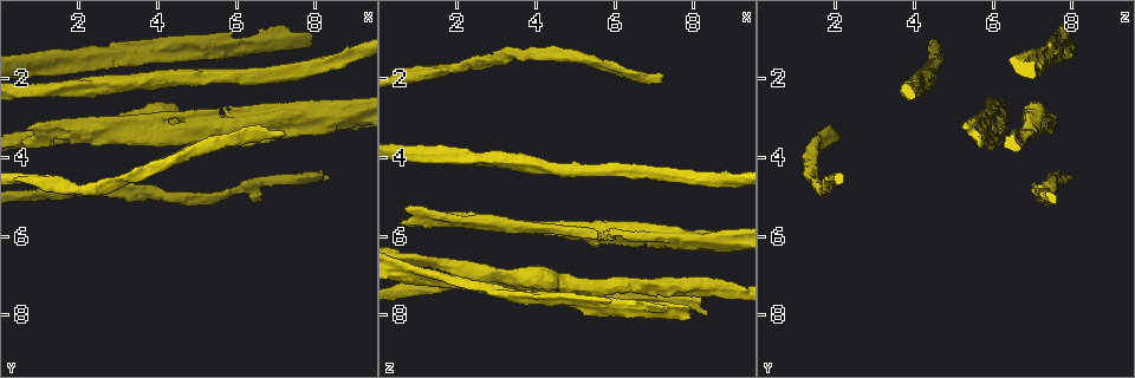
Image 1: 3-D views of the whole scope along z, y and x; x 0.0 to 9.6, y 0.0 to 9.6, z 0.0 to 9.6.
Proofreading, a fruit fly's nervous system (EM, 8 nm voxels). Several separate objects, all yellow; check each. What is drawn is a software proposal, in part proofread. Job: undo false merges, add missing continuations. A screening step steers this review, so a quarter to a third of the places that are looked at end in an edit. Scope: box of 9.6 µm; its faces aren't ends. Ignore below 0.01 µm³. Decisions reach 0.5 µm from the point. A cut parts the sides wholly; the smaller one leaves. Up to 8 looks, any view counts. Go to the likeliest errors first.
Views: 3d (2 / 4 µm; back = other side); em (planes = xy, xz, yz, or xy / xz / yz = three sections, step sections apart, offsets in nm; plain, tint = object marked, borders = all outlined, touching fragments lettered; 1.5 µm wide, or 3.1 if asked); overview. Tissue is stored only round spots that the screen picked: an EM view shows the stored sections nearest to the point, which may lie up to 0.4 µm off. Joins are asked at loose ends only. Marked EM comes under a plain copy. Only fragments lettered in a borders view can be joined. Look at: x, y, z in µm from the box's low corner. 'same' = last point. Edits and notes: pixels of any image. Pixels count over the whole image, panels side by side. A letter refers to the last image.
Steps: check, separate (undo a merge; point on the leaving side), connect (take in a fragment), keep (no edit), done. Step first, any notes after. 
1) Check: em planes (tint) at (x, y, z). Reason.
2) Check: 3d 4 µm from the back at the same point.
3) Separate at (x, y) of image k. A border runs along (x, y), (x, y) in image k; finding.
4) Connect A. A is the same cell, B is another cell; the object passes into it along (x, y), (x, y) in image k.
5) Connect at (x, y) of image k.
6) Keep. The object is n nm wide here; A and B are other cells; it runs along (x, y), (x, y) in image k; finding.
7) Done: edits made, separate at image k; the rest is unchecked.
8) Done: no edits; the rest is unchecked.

Check: em planes (borders) at (7.25, 3.40, 1.95). An open end.

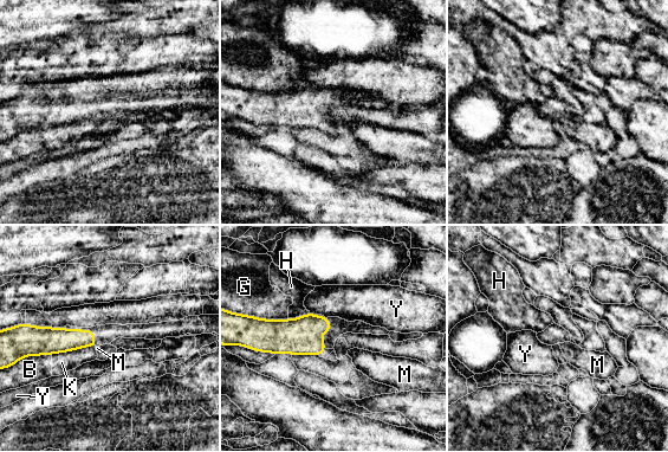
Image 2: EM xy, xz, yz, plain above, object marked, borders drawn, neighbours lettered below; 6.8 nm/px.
Keep. B, G, H, K, M and Y are other cells; none of them fits.

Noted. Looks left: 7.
Check: em planes (tint) at (8.40, 4.45, 7.95).

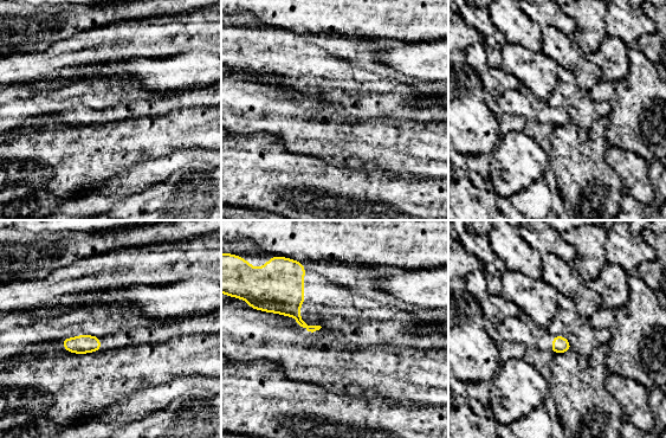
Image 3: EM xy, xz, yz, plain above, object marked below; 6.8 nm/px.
Check: em planes (borders) at the same point. See the neighbours.

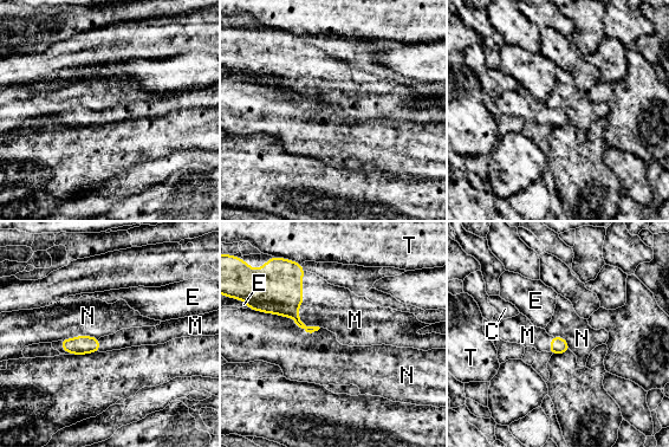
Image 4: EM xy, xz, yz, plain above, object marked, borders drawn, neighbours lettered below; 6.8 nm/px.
Connect M. M is the same cell, C, E, N and T are other cells; the object passes into it along (275, 287), (299, 305), (336, 309) in image 4; it goes on there.

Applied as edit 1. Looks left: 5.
Check: overview. Redraw.

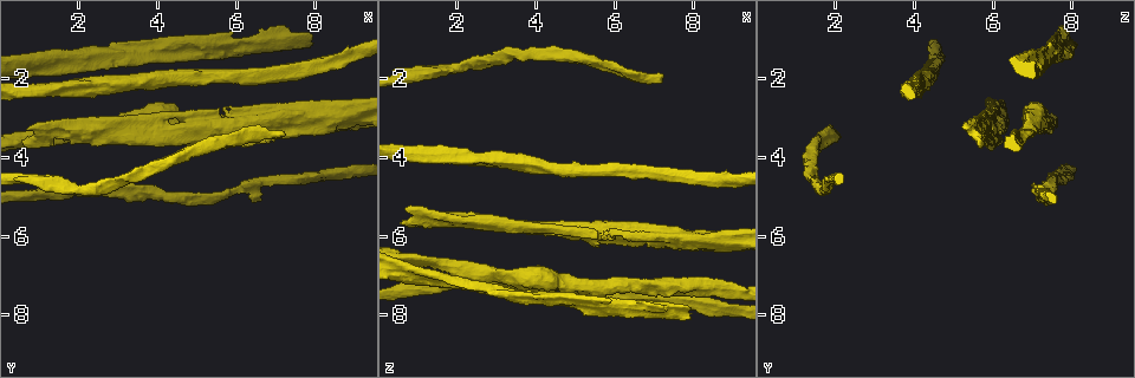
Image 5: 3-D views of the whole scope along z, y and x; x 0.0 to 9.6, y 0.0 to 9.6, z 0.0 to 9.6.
Check: em 3.1 µm planes (borders) at (9.00, 2.85, 6.10).

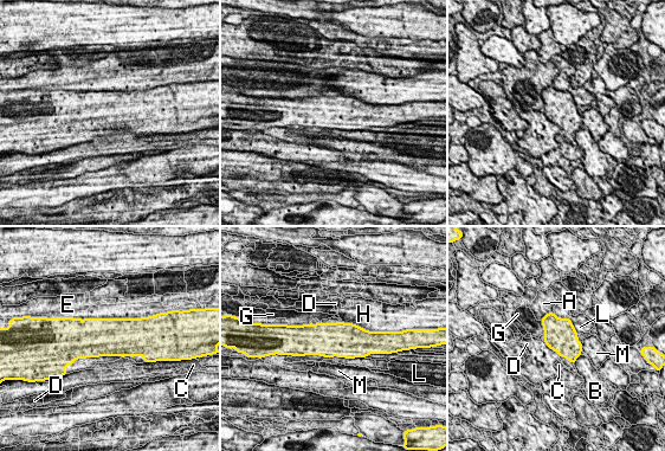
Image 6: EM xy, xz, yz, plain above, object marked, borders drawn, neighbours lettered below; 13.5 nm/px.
Keep. The object is 420 nm wide here; A, B, C, D, E, G, H, L and M are other cells; a border runs along (340, 321), (355, 323), (374, 332) in image 6; one neuron here.

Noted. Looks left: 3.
Done: edits made, connect at image 4; the rest is unchecked.

